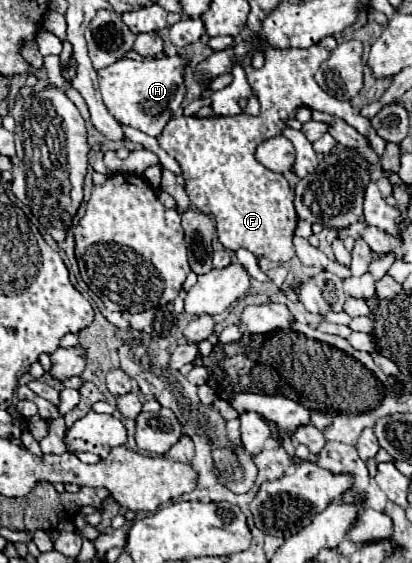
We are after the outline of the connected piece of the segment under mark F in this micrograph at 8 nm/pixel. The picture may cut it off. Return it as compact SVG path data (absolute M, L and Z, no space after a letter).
M320 44L290 50L266 46L264 56L266 64L262 68L244 68L248 84L260 98L260 116L238 114L232 118L172 118L164 128L158 144L182 166L182 176L186 180L186 194L190 202L200 212L216 220L218 240L224 248L246 248L256 258L286 262L294 256L292 234L298 220L292 204L294 194L282 174L270 172L254 158L256 146L266 138L278 136L284 128L282 120L292 118L294 110L300 106L316 108L346 120L360 134L366 134L370 138L370 144L380 158L386 152L386 140L376 136L366 118L350 102L342 102L328 96L316 84L314 74L318 66L328 58L326 48L322 48Z

